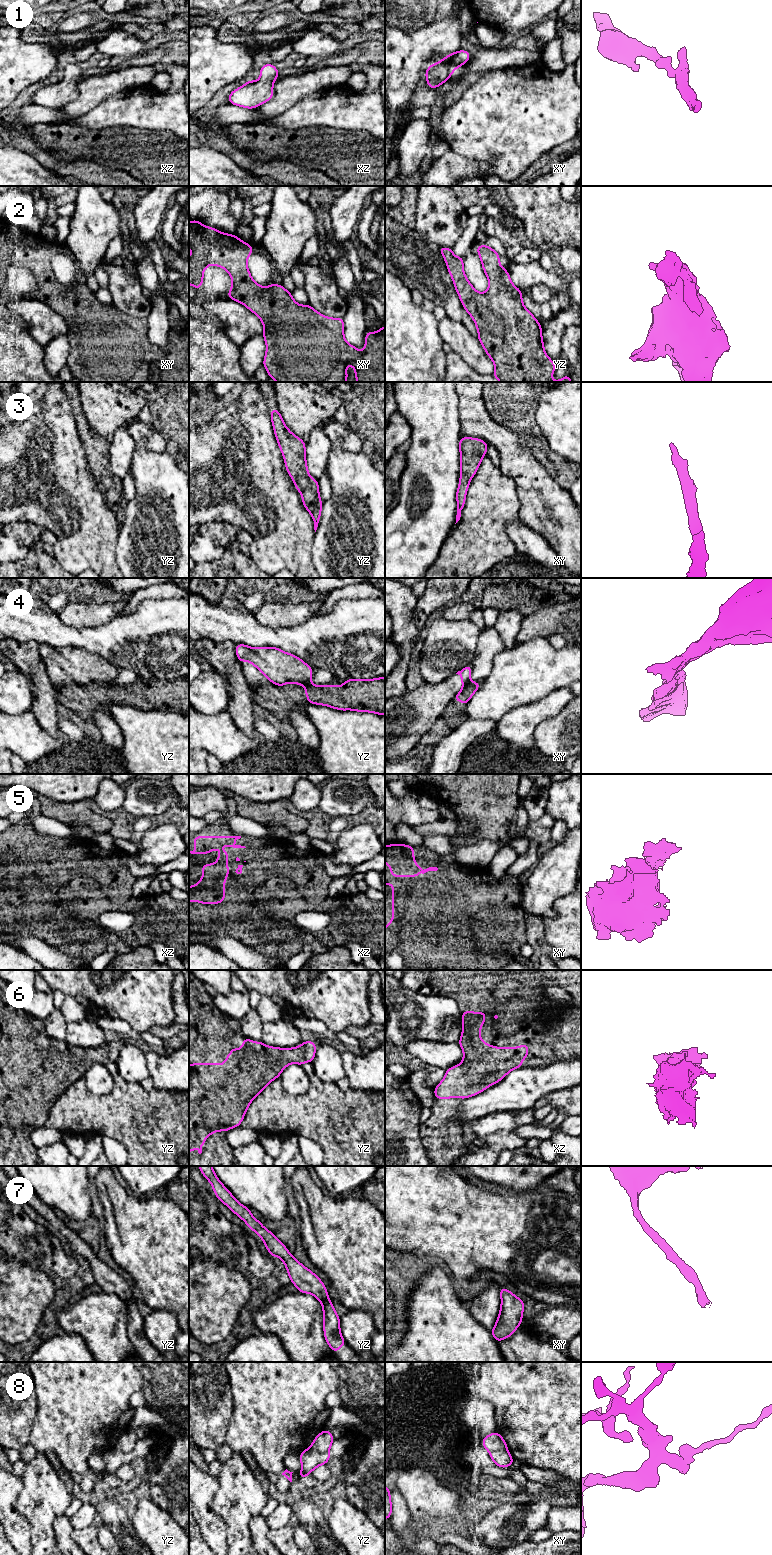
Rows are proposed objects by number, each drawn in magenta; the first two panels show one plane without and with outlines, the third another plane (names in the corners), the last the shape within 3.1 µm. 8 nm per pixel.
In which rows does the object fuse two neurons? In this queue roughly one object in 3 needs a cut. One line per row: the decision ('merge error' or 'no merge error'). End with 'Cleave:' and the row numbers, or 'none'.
1: no merge error
2: no merge error
3: no merge error
4: merge error
5: no merge error
6: no merge error
7: no merge error
8: merge error
Cleave: 4, 8

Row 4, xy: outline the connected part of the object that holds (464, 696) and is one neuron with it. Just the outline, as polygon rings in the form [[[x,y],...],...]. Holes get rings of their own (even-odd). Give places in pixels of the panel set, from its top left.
[[[469,682],[467,683],[462,690],[456,694],[456,696],[453,698],[453,701],[460,701],[464,705],[466,705],[472,695],[479,689],[481,683],[480,682]]]

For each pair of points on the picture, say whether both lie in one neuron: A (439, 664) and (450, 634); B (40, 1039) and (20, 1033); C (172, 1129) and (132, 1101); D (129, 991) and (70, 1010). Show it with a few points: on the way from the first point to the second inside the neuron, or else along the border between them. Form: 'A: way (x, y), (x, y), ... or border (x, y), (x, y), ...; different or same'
A: way (440, 657), (450, 644), (450, 641); same
B: way (35, 1039), (25, 1038); same
C: way (162, 1125), (155, 1122), (142, 1111); same
D: border (66, 995), (72, 996), (87, 1012); different

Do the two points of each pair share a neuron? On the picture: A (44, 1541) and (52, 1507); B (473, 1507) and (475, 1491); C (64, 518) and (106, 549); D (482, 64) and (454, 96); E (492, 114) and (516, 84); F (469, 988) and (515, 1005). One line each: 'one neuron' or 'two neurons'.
A: one neuron
B: one neuron
C: one neuron
D: two neurons
E: one neuron
F: one neuron

